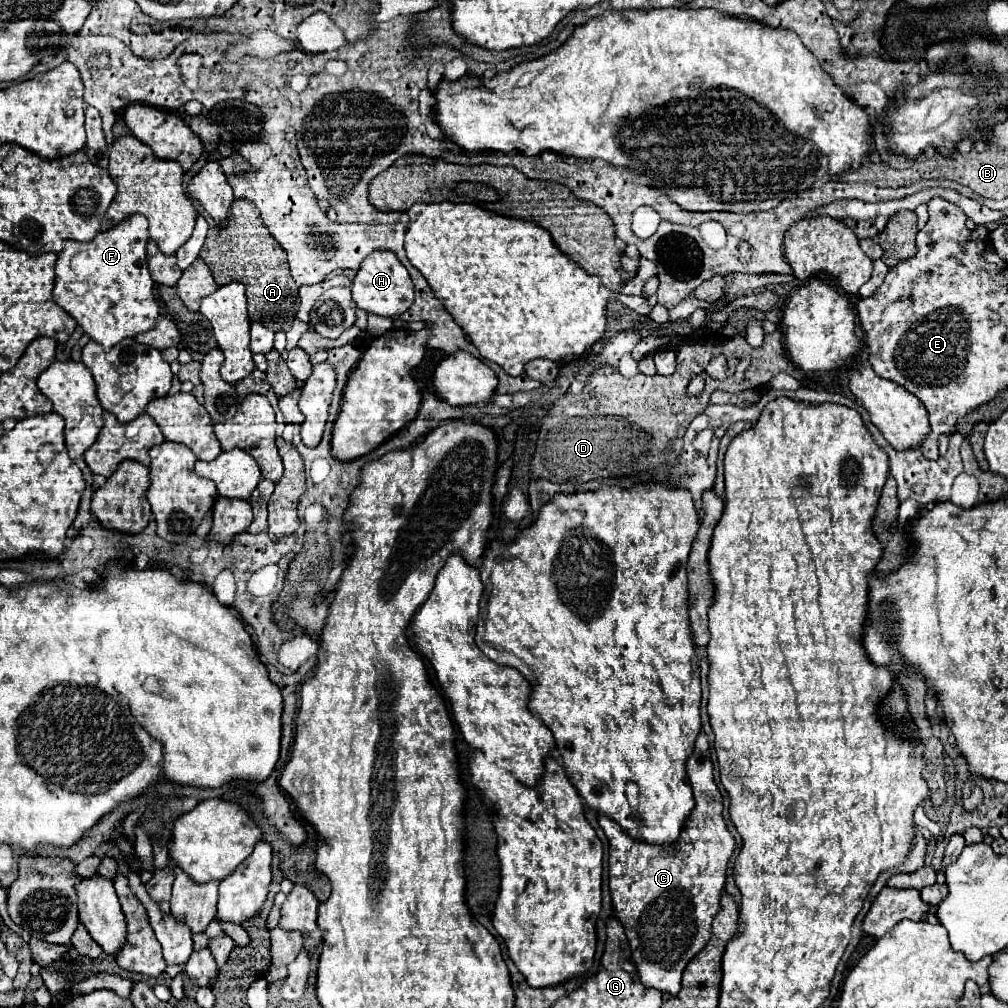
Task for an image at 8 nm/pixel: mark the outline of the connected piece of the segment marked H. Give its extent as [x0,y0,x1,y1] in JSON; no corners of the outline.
[352,250,414,318]

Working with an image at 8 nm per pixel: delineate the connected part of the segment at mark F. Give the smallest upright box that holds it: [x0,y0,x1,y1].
[52,214,160,350]

